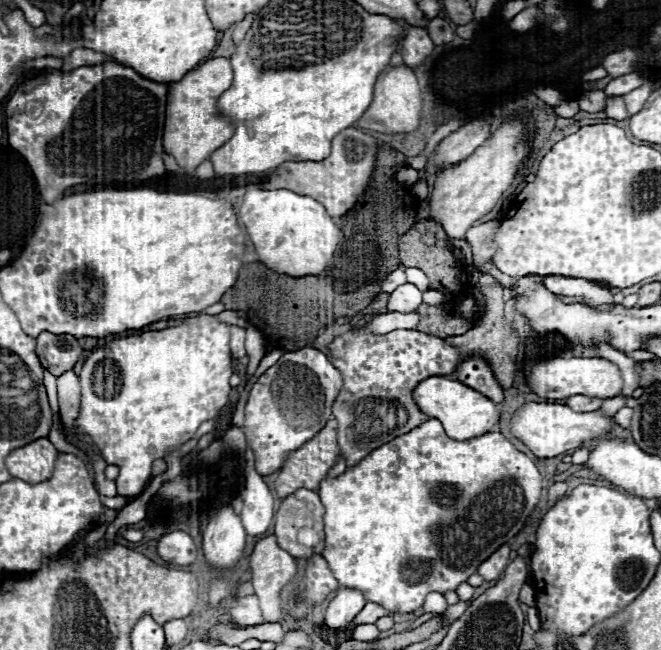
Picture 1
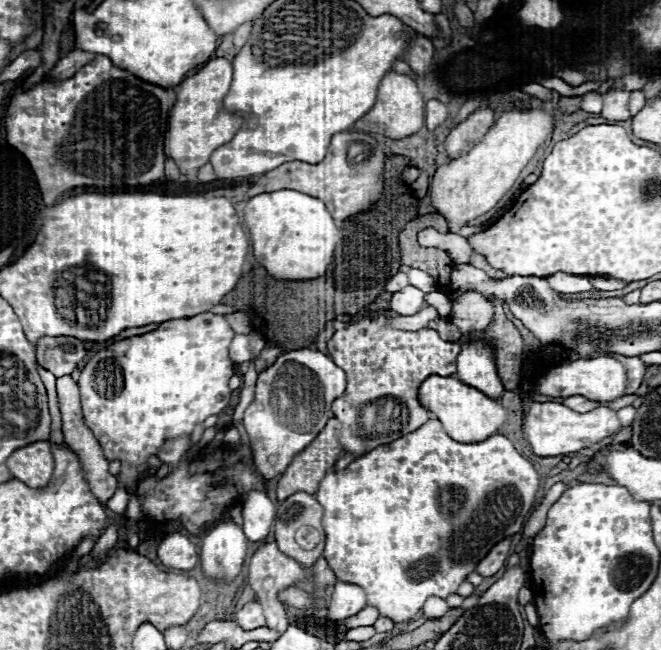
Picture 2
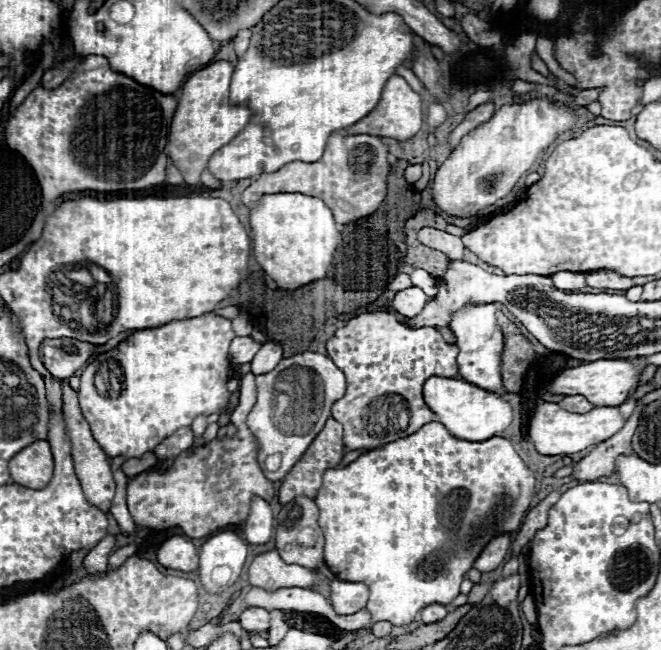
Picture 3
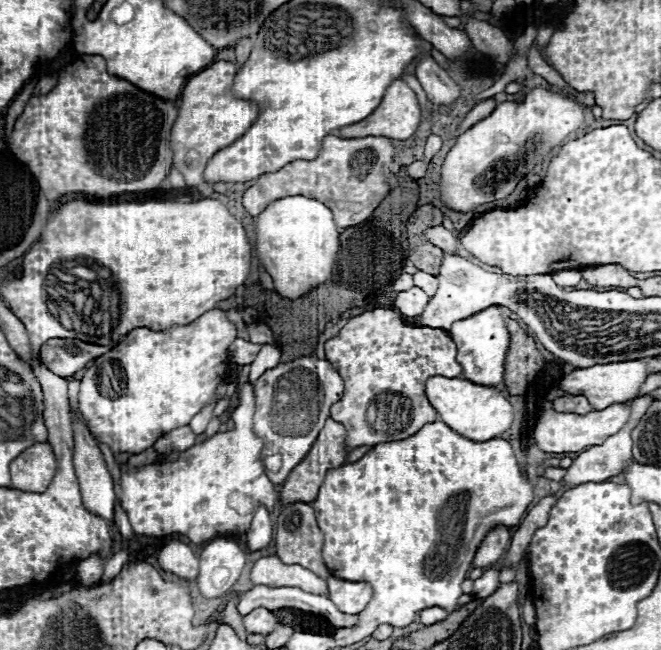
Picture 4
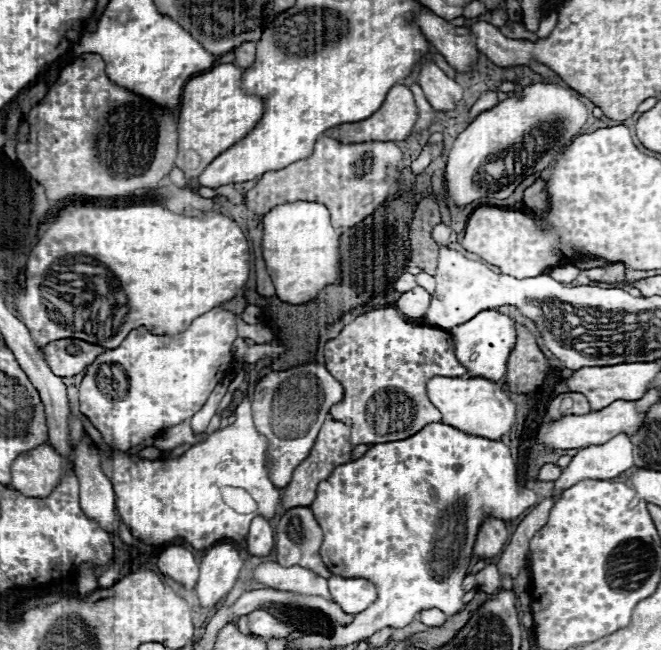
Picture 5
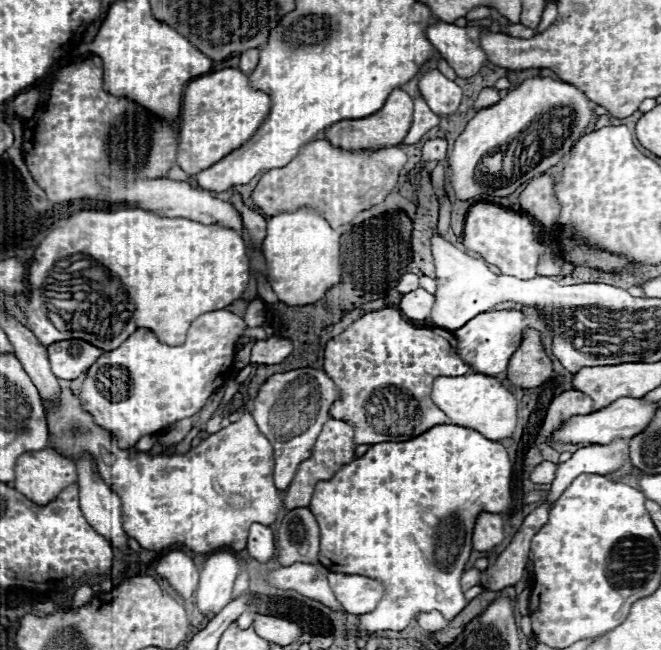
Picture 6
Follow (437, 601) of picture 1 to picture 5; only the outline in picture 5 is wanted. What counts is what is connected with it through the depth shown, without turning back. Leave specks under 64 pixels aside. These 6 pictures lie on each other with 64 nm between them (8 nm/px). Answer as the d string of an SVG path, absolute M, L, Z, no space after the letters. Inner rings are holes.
M432 608L432 610L420 612L420 622L426 624L428 628L438 628L438 626L442 626L446 622L446 616L444 616L444 612Z

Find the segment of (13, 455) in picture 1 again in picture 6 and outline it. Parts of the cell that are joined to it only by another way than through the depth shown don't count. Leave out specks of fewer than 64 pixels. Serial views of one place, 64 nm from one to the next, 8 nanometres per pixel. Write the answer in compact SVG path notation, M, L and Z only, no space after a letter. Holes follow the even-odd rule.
M52 448L26 452L16 462L14 488L38 506L52 502L64 488L76 484L76 464Z

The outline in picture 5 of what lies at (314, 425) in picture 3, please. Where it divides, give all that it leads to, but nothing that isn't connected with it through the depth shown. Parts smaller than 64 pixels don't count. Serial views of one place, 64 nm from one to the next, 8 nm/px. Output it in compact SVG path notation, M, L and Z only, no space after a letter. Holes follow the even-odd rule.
M304 364L286 372L272 372L264 376L252 396L252 414L256 430L268 438L268 458L274 460L270 478L276 488L284 488L290 482L294 468L306 460L320 426L328 418L330 406L342 400L342 386L326 370L324 364Z

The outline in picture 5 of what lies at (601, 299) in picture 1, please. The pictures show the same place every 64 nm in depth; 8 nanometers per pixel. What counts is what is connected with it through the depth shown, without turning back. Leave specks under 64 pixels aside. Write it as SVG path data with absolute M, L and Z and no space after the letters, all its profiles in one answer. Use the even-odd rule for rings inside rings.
M566 264L566 266L558 266L552 270L552 278L558 282L572 282L578 276L578 268L574 264Z

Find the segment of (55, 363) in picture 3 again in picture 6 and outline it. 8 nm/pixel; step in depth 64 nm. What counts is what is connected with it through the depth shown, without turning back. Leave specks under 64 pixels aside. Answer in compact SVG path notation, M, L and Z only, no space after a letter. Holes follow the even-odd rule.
M60 340L48 346L48 354L54 376L74 380L98 360L102 350L84 340Z

